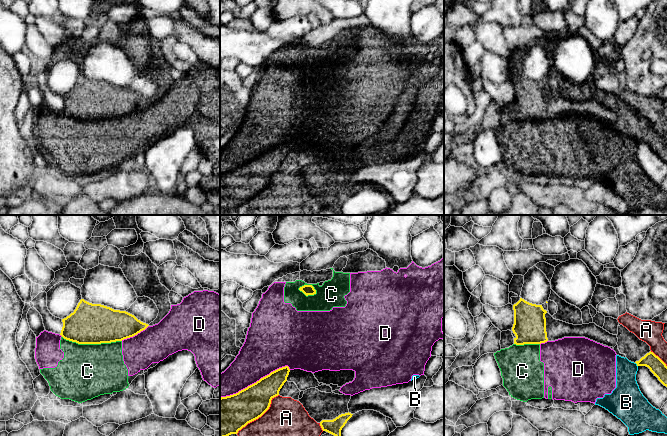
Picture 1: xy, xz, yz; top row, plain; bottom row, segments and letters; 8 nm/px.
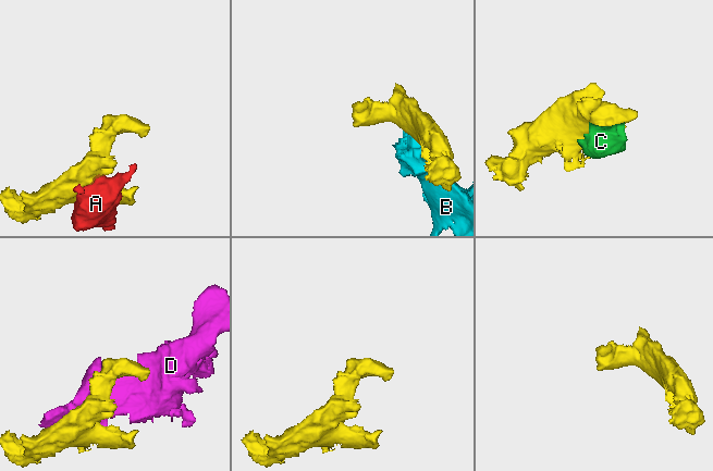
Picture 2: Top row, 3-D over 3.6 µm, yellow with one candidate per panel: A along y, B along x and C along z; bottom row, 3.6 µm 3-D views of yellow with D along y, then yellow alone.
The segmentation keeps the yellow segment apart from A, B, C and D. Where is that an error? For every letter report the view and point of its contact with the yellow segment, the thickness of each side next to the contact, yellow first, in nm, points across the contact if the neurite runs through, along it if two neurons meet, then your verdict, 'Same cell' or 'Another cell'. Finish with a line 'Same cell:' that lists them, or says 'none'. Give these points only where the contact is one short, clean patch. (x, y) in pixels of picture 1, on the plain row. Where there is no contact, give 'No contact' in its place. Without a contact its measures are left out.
A: Touches yellow at xz (259, 192). Thickness 300 nm (yellow) against 480 nm. Another cell
B: Touches yellow at yz (636, 139). Thickness 120 nm (yellow) against 200 nm. Boundary: yz (635, 138), (637, 142). Another cell
C: Touches yellow at xy (92, 119). Thickness 320 nm (yellow) against 440 nm. Boundary: xy (62, 112), (78, 119), (121, 117). Another cell
D: Touches yellow at xz (256, 158). Thickness 260 nm (yellow) against 340 nm. Another cell
Same cell: none

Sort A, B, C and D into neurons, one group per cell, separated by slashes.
A / B C D

